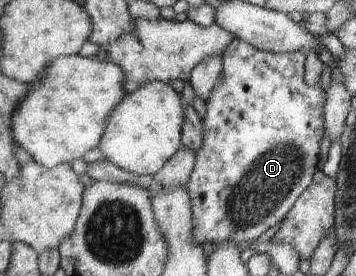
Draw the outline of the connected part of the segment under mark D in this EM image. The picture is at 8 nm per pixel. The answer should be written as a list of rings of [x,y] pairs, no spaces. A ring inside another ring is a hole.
[[[234,37],[233,41],[229,43],[227,49],[225,49],[222,56],[222,75],[223,77],[220,79],[220,82],[211,90],[211,93],[209,94],[209,97],[206,99],[206,110],[205,117],[202,119],[202,146],[195,151],[196,152],[196,160],[195,165],[193,166],[191,175],[188,177],[188,182],[186,185],[186,192],[189,194],[190,202],[192,205],[192,226],[194,227],[192,229],[192,234],[194,237],[194,240],[202,247],[204,243],[212,243],[215,247],[217,244],[222,244],[224,241],[227,240],[233,240],[236,244],[238,244],[240,241],[254,241],[256,239],[259,239],[267,229],[271,229],[274,225],[277,225],[279,221],[281,221],[291,210],[293,207],[293,204],[297,199],[299,199],[299,196],[302,195],[302,193],[311,185],[314,173],[317,169],[317,163],[319,159],[319,147],[321,147],[321,139],[323,139],[324,135],[324,103],[326,98],[326,91],[323,90],[321,87],[318,87],[318,85],[315,86],[309,86],[305,84],[305,81],[303,80],[303,74],[304,74],[304,65],[305,65],[305,57],[306,53],[299,50],[296,52],[291,53],[279,53],[279,52],[268,52],[263,50],[258,50],[257,48],[254,48],[253,46],[250,46],[246,41],[243,41],[241,38]]]

